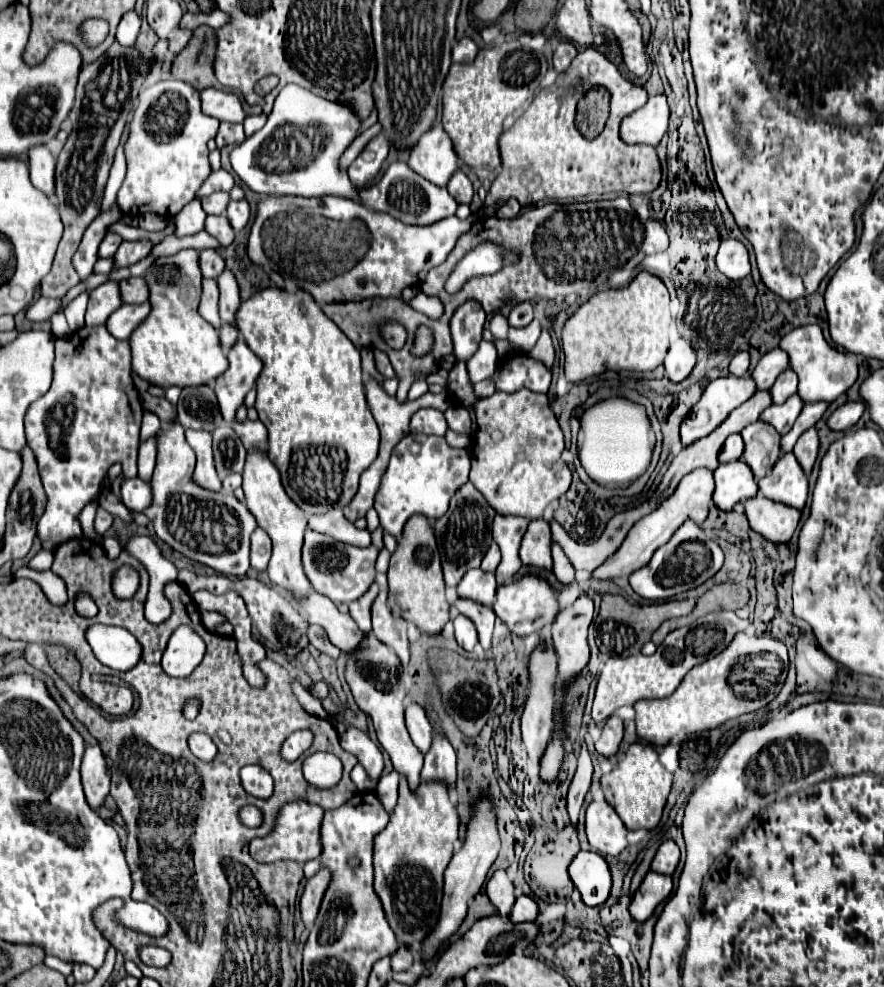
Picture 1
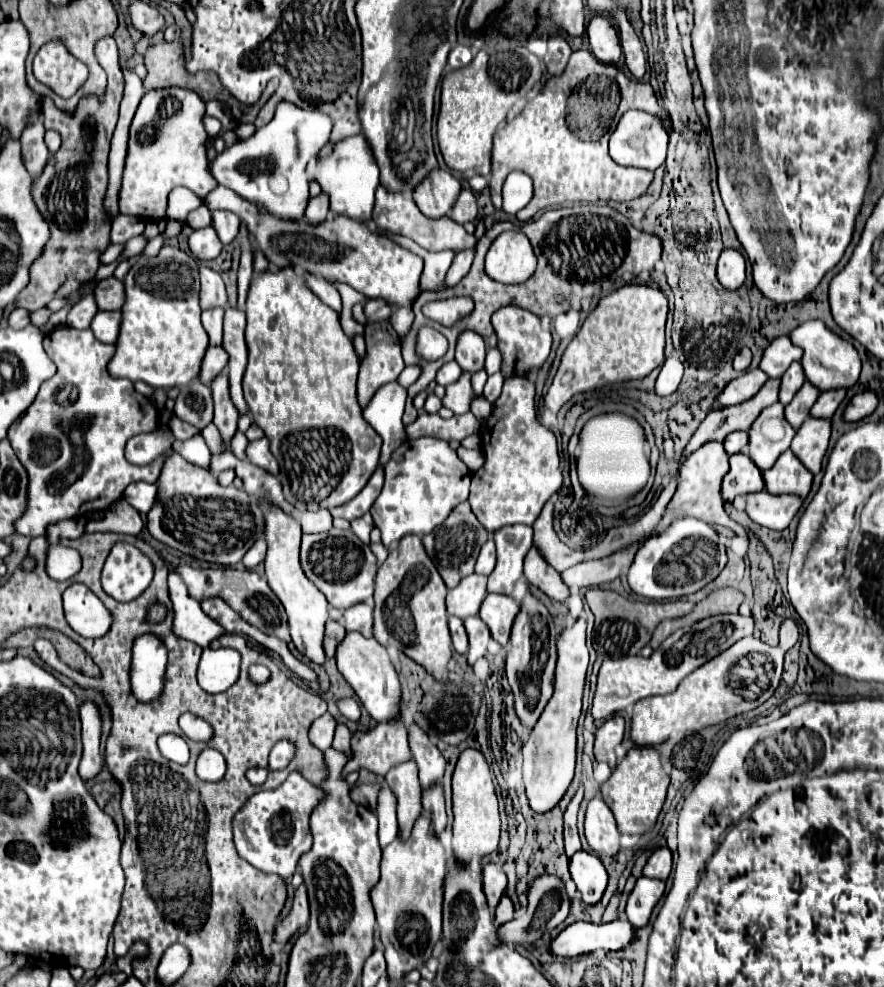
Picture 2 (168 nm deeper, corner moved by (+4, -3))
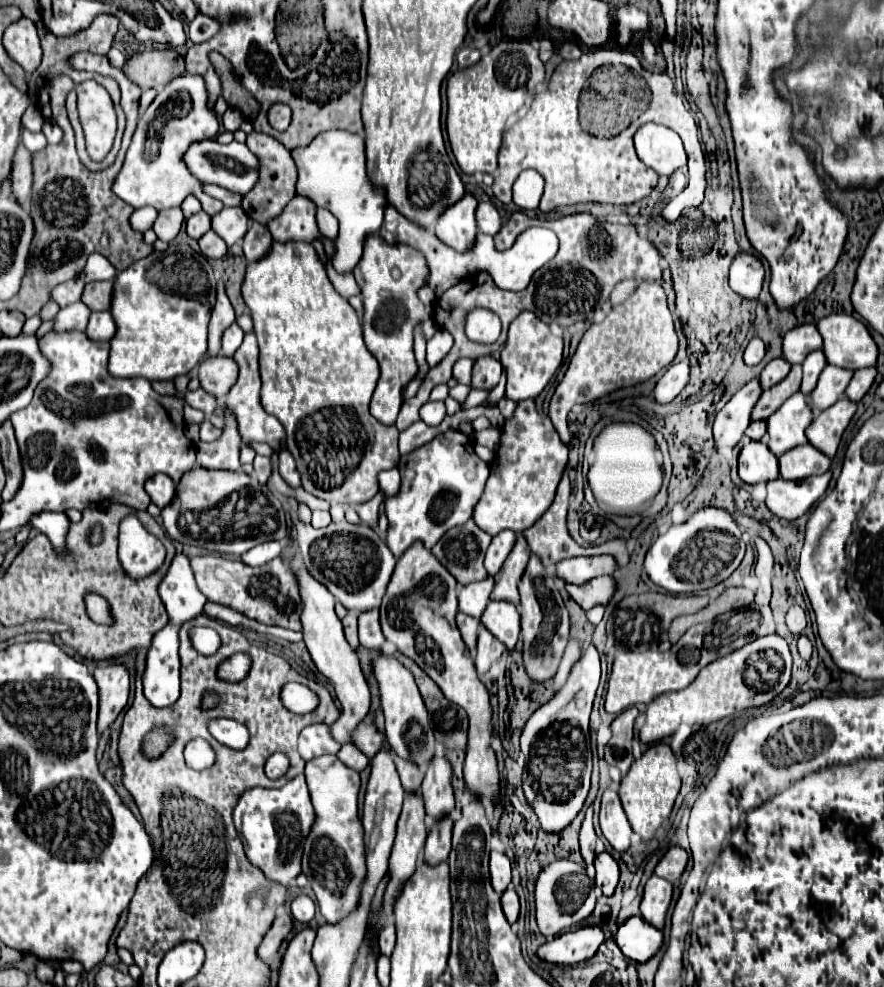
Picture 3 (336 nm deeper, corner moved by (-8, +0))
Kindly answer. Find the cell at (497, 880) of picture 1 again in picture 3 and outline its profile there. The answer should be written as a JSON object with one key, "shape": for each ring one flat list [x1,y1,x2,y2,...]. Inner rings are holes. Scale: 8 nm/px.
{"shape":[[491,851,491,861,489,861,489,871,491,871,491,885,497,893,505,891,509,881,511,881,511,861,507,855]]}

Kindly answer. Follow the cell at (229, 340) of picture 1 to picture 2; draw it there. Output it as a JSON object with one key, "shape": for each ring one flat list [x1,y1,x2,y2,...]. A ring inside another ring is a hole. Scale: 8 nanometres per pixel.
{"shape":[[209,346,201,364,201,382,211,384,211,380,227,368,227,352,223,346]]}

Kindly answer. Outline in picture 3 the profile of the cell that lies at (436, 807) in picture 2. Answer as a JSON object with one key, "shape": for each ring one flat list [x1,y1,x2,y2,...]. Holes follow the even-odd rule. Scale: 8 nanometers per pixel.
{"shape":[[443,819,441,823,433,823,427,843,425,843,425,863,439,865,447,861,451,851,451,819]]}

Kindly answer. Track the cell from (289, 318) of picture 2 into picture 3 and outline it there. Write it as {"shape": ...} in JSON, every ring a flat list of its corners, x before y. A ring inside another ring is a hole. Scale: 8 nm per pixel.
{"shape":[[273,241,271,249,257,259,255,263,249,263,245,269,245,279,241,285,241,295,243,301,249,309,249,315,253,319,253,333,259,341,259,367,261,367,261,403,265,407,267,413,275,415,283,427,287,429,287,449,293,453,295,461,297,461,297,469,301,473,303,479,303,489,309,491,311,495,319,497,319,499,329,499,329,501,337,501,343,505,359,505,365,503,369,499,373,499,379,491,377,485,377,473,385,471,385,469,393,469,399,463,399,449,397,449,397,437,399,431,397,427,381,427,381,423,377,423,377,419,373,419,373,415,369,413,369,399,373,395,373,387,379,379,379,367,377,361,373,359,373,355,367,351,365,343,363,343,363,335,361,335,361,321,355,313,355,309,349,305,347,299,343,299,331,285,331,281,325,275,325,267,321,263,321,257,317,255,315,247,311,243,303,243,303,241]]}

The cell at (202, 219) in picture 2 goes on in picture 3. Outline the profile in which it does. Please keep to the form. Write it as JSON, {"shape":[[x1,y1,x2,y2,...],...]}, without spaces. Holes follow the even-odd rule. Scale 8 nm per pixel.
{"shape":[[199,211,199,213,195,213,195,215,191,215,189,219,187,219,187,235,191,237,191,239,199,239,201,235,205,235,211,227,209,227,209,215,205,213,205,211]]}

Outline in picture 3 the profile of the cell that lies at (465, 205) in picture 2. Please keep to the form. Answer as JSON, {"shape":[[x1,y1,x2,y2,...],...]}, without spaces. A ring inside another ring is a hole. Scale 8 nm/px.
{"shape":[[479,203,477,207,477,225,485,235,495,237,501,229,501,215,493,203]]}

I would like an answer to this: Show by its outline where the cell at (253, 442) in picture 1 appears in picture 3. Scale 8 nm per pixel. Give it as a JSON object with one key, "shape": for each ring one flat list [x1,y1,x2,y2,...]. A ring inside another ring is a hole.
{"shape":[[283,449,279,453,279,475,285,479,285,483,289,487,299,487,301,485,301,475,295,467,295,459,287,449]]}

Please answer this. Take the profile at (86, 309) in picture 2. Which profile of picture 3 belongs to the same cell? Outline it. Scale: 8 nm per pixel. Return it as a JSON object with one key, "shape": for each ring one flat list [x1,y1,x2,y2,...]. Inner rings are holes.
{"shape":[[73,303,63,307,53,319,53,331,85,331,85,323,89,321,91,311,81,303]]}

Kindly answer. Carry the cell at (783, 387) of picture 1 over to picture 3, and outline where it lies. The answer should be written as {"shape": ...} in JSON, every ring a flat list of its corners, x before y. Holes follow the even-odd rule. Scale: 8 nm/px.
{"shape":[[821,349,813,351,807,355,805,363,803,363,803,383,801,383,801,393,809,395,815,385,817,385,817,379,821,375,821,371,825,369,827,365,827,359,825,359,825,353]]}

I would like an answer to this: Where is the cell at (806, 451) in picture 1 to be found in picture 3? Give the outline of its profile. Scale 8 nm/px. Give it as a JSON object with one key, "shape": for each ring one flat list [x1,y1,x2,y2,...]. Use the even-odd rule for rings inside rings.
{"shape":[[841,397,833,407,817,413,817,417,807,429,809,443,815,445,825,455,833,457,839,447,841,435,849,425,851,417,855,415,855,411,857,411,857,403,847,397]]}

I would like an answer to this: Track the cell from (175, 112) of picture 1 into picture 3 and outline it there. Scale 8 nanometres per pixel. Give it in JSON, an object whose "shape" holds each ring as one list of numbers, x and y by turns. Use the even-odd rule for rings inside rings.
{"shape":[[181,75,175,77,165,89,153,99,143,117,137,123,137,131,129,145,129,151,123,161,123,169,117,173,113,181,113,193,125,203,137,207,151,205,157,211,167,207,177,207,185,201,187,195,193,195,201,201,203,211,215,215,225,205,201,191,201,183,185,171,185,163,181,163,181,155,189,143,197,139,211,139,219,131,219,121,209,109,209,93,201,75]]}

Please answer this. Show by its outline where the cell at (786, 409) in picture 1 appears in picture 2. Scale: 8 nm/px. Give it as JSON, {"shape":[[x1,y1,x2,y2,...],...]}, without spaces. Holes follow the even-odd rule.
{"shape":[[805,382,799,392,793,396,793,400,785,406,785,420,797,430,803,420,809,416,809,410,813,406,813,402,817,400,819,392,813,390,813,386,809,386,809,382]]}

